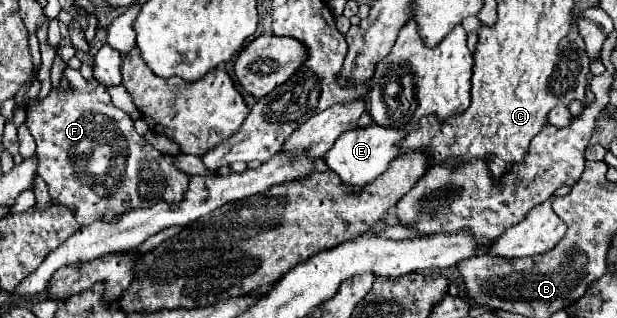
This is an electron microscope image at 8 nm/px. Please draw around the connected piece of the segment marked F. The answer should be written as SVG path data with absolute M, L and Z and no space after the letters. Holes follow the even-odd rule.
M69 66L63 70L61 80L67 80L69 88L63 90L59 86L45 98L29 100L25 120L25 126L37 142L37 174L45 180L51 198L71 208L81 226L161 200L169 204L183 202L189 176L137 134L129 114L113 106L105 86L95 78L85 80L79 70ZM121 140L125 140L125 146L117 146ZM145 172L147 192L137 192Z

